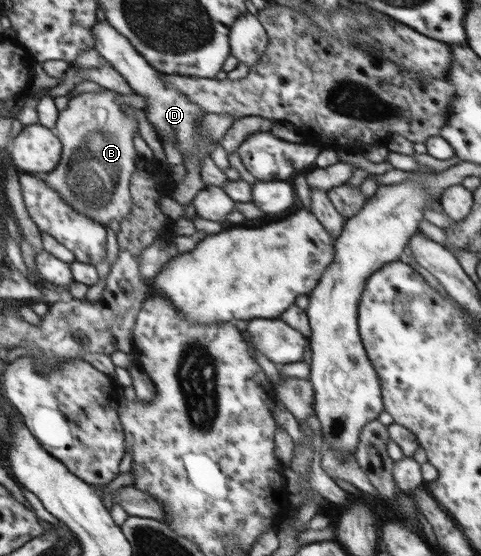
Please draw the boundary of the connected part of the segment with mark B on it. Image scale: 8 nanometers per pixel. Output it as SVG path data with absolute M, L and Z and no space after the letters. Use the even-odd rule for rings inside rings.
M105 88L100 93L83 92L74 96L68 101L66 108L58 112L53 134L62 144L62 155L56 169L45 175L43 182L51 191L57 191L61 195L59 199L63 199L65 205L71 205L77 213L89 216L104 226L111 221L121 223L131 213L133 201L130 180L135 175L139 159L133 144L135 132L138 130L135 111L143 109L145 104L145 98L140 95L123 95ZM121 105L133 107L133 111L125 113L125 110L121 110ZM73 166L79 167L75 171L79 175L77 185L77 181L73 179L78 175L73 177L71 174ZM67 167L69 172L65 173Z

